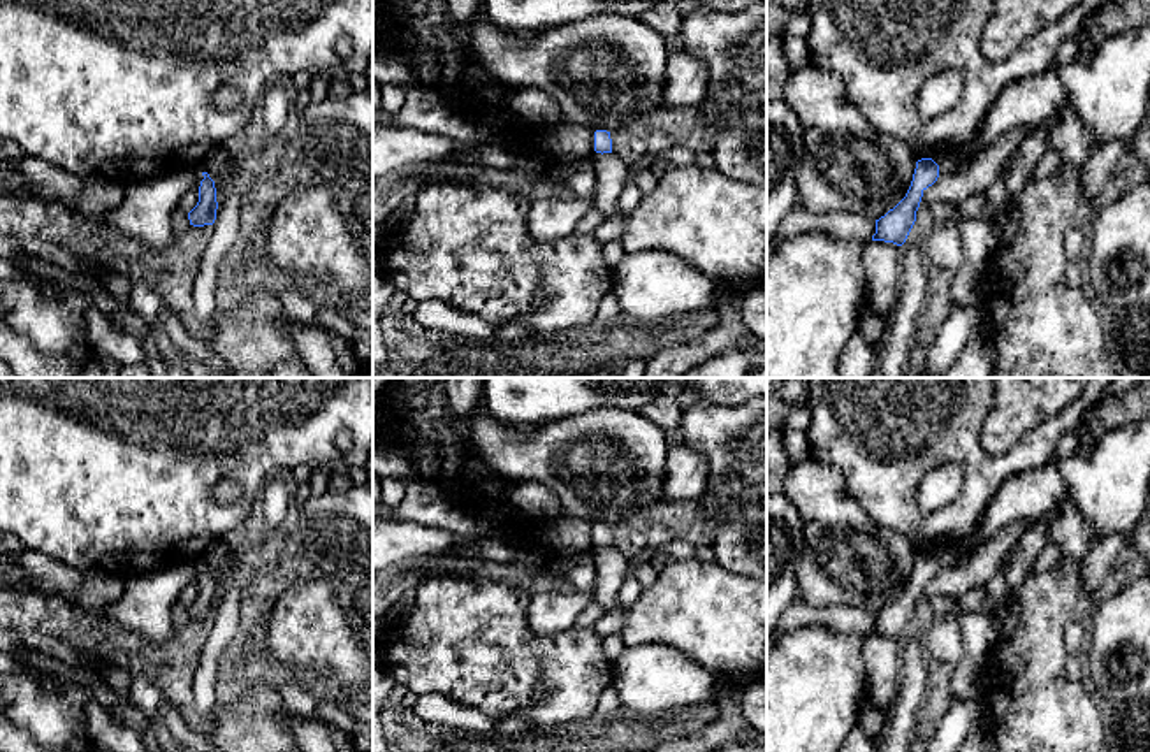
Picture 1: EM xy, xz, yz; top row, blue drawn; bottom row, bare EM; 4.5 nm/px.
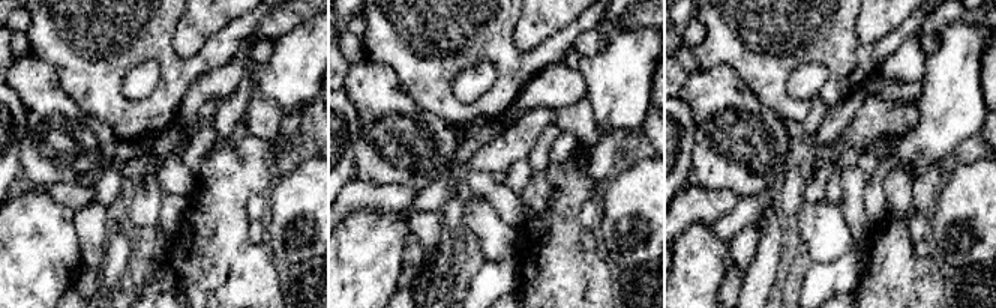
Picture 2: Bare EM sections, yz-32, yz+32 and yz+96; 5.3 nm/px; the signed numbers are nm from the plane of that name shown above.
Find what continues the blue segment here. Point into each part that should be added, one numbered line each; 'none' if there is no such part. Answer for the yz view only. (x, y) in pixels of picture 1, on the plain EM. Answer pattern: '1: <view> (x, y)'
1: yz (948, 554)

